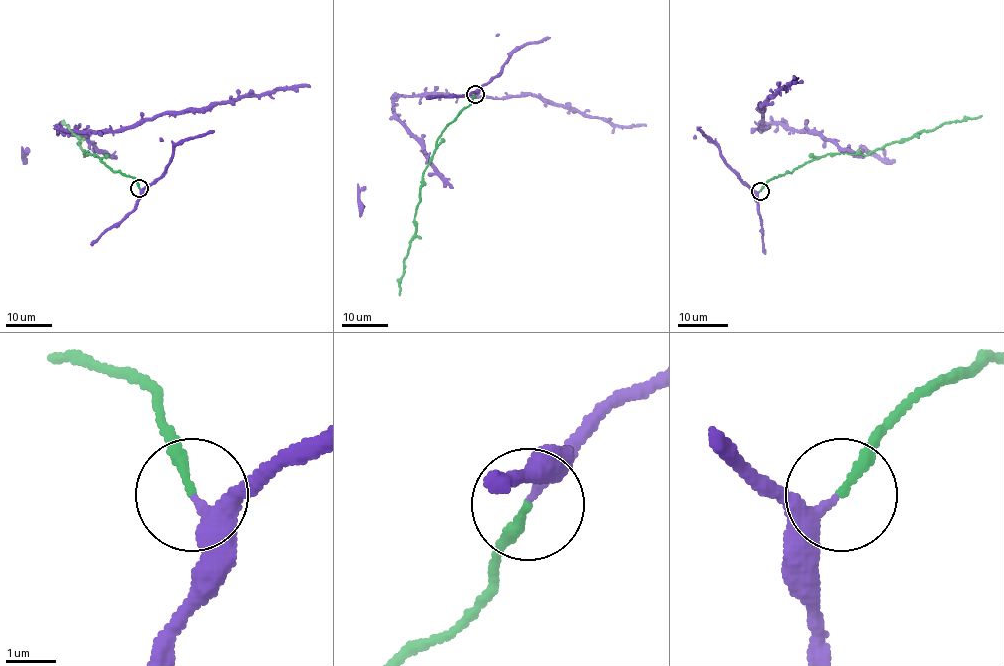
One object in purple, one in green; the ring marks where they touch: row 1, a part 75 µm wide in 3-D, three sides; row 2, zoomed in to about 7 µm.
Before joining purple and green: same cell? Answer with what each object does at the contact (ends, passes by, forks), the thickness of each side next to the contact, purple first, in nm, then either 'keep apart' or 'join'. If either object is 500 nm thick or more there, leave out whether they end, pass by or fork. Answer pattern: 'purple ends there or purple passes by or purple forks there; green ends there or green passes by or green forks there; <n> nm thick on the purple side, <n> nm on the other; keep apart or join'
purple ends there; green ends there; 280 nm thick on the purple side, 180 nm on the other; join

